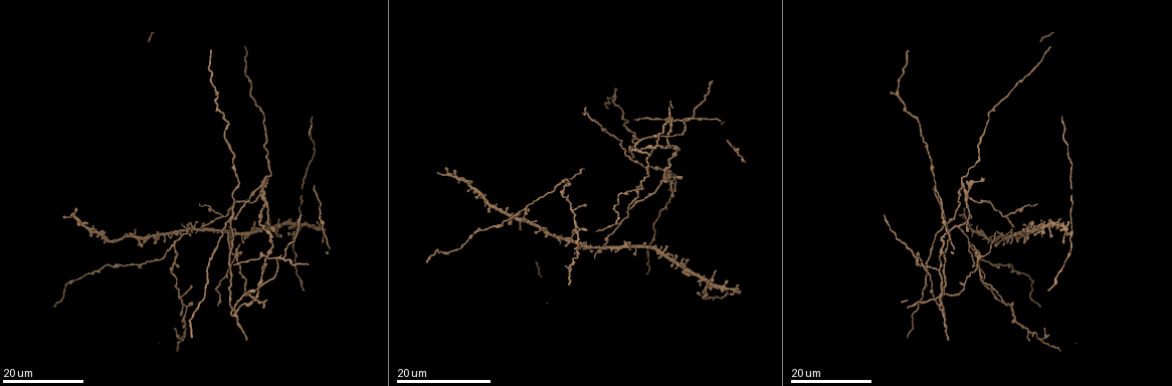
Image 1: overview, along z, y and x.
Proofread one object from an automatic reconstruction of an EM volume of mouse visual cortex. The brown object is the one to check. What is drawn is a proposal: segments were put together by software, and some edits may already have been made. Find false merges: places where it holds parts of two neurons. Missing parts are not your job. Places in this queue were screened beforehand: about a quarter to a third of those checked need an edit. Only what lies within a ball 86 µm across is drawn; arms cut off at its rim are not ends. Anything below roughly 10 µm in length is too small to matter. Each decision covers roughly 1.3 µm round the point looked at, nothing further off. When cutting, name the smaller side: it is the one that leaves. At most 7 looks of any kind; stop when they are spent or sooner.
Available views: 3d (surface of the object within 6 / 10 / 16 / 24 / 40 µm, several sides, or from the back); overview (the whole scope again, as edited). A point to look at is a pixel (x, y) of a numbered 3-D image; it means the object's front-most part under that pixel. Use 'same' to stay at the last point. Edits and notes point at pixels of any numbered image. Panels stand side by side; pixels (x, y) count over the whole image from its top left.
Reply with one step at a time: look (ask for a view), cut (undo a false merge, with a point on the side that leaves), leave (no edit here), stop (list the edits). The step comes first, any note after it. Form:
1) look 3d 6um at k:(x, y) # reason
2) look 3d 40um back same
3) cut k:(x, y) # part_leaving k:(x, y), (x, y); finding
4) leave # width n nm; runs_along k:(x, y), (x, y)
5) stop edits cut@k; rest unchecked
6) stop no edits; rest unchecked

look 3d 24um at 1:(233, 309) # four or more arms meet

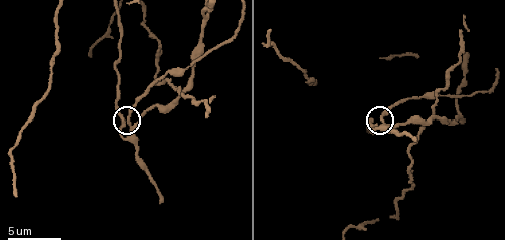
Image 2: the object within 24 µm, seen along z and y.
look 3d 10um at 2:(132, 125)

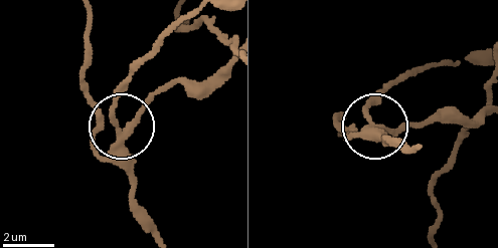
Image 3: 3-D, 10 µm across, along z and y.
cut 3:(110, 112) # arms 4; part_leaving 3:(118, 145), (157, 94), (209, 79), (228, 62); a second neuron is stuck on

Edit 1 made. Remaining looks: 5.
look overview

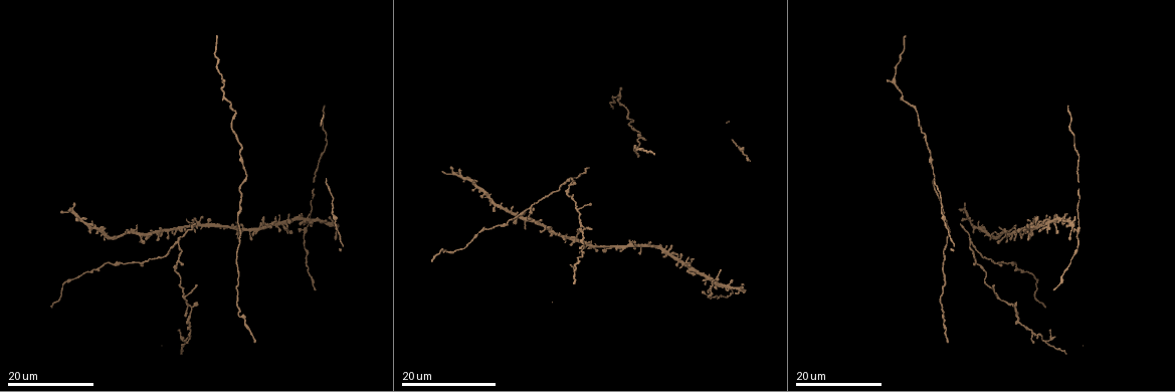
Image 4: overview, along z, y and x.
look 3d 16um at 4:(973, 243) # side arm on a straight run

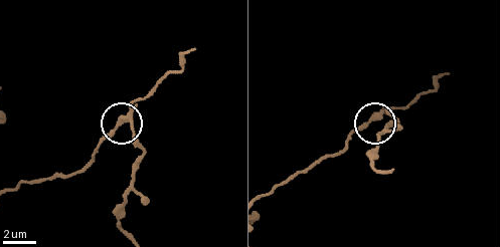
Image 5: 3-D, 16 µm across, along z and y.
look 3d 6um at 5:(378, 117) # zoom in

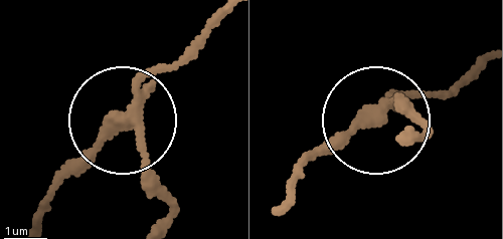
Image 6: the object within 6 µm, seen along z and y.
cut 6:(143, 172) # part_leaving 6:(145, 112), (156, 228); a second neuron is stuck on

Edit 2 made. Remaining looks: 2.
stop edits cut@3, cut@6; rest unchecked

